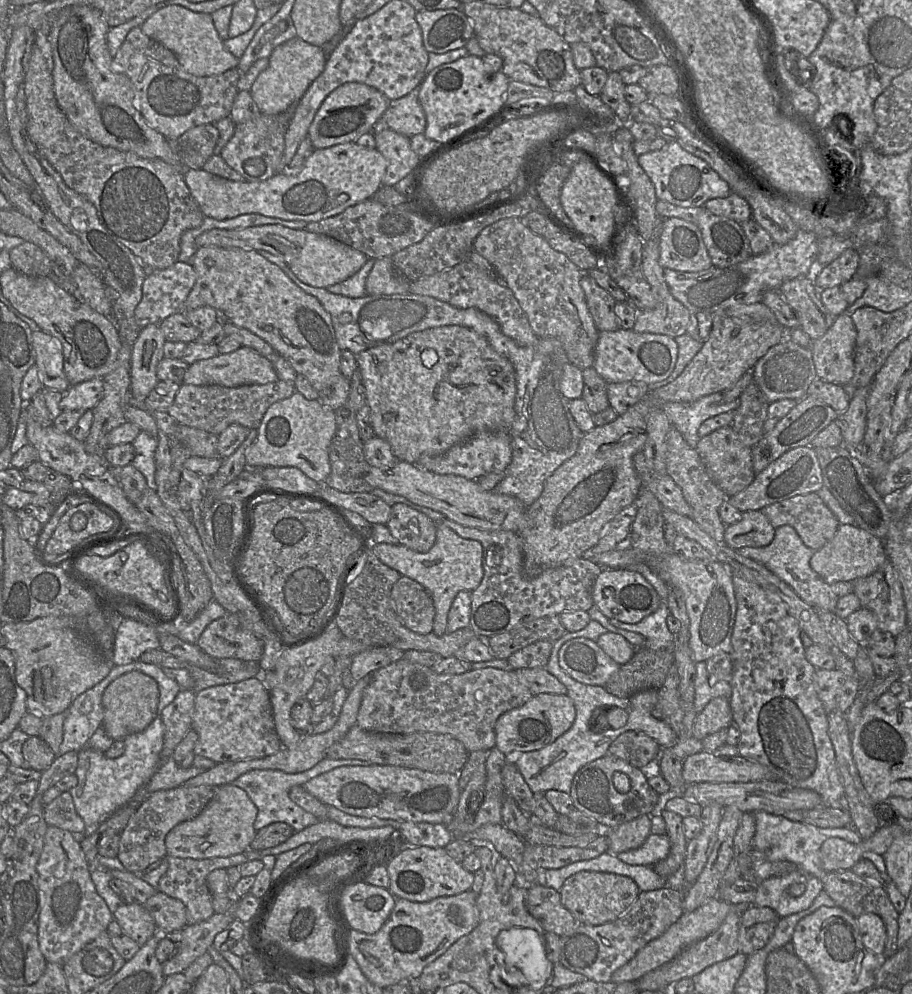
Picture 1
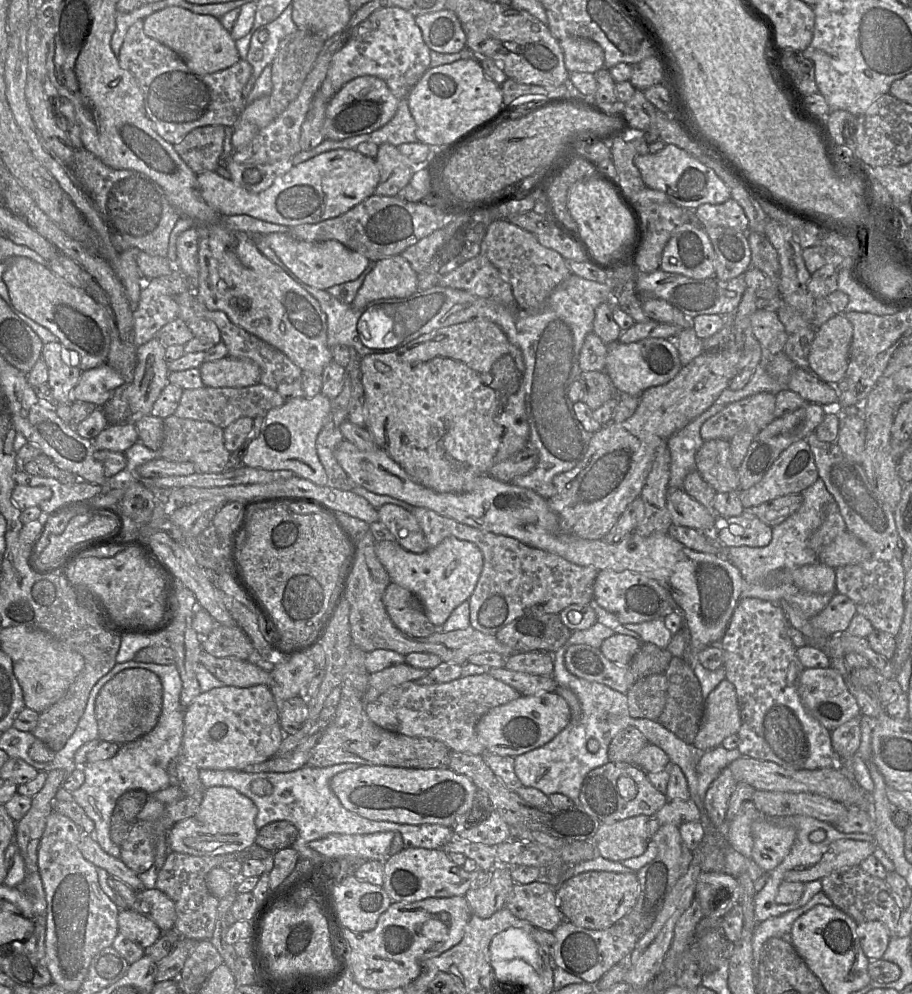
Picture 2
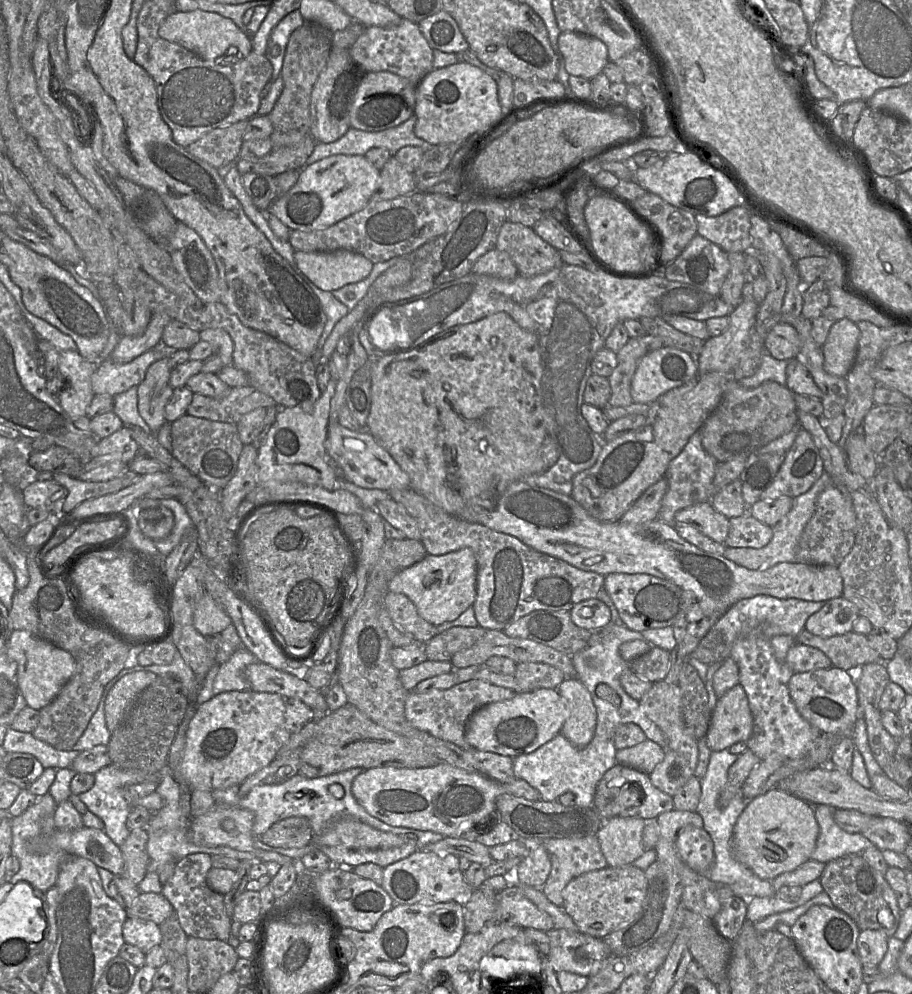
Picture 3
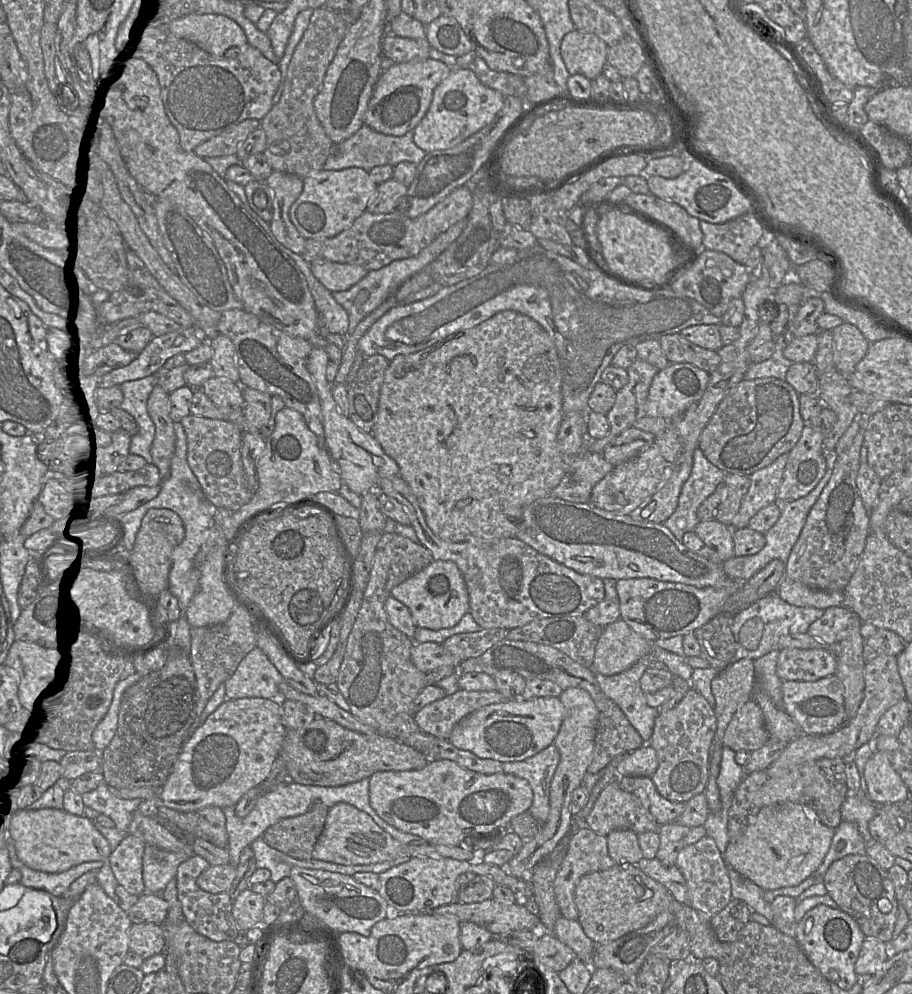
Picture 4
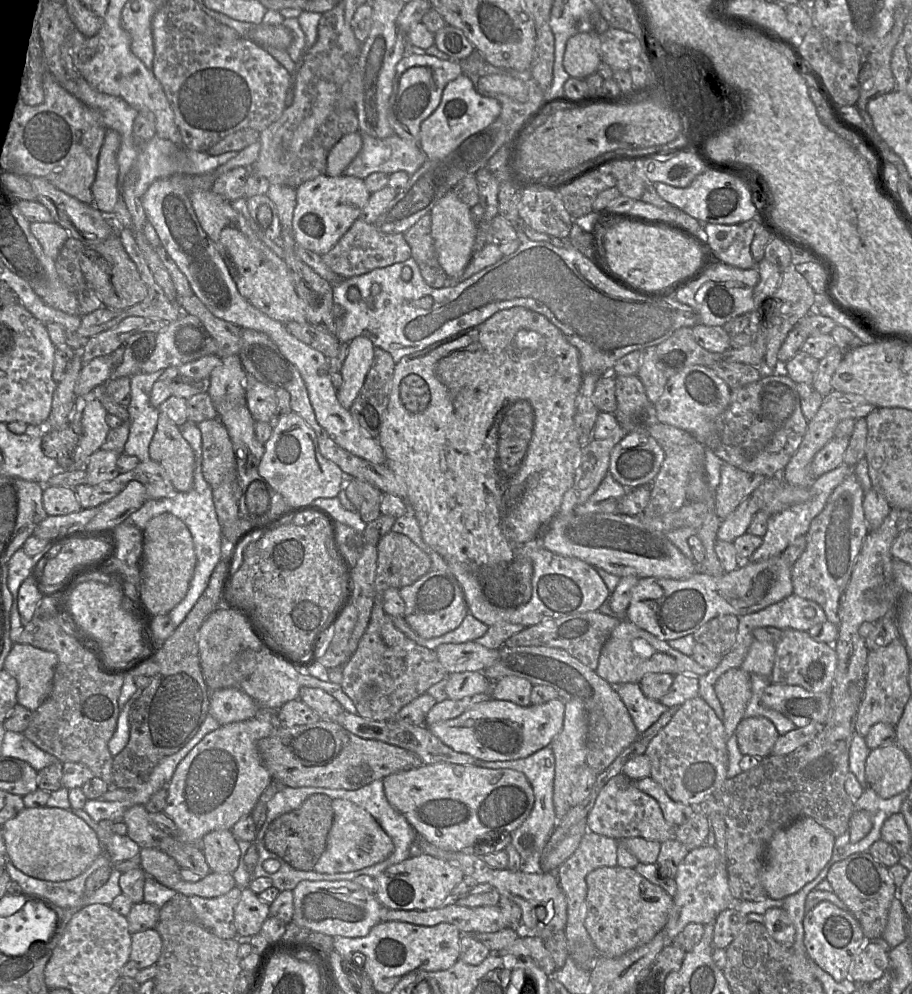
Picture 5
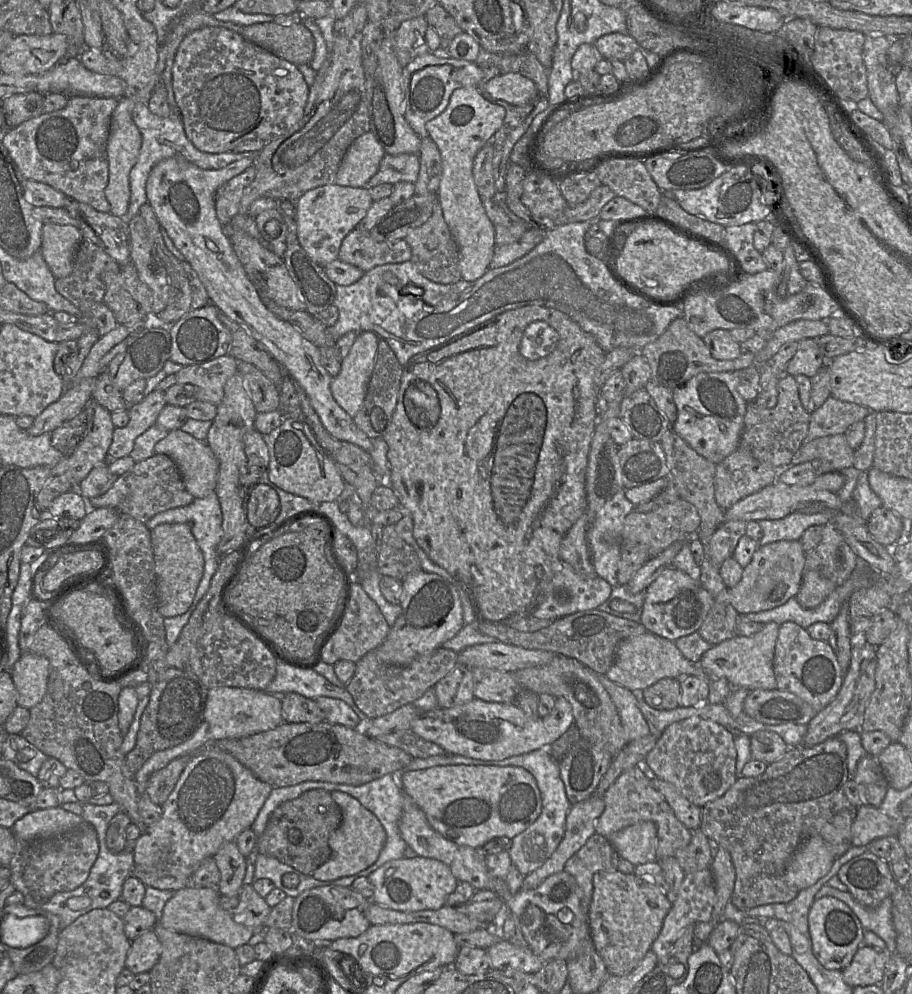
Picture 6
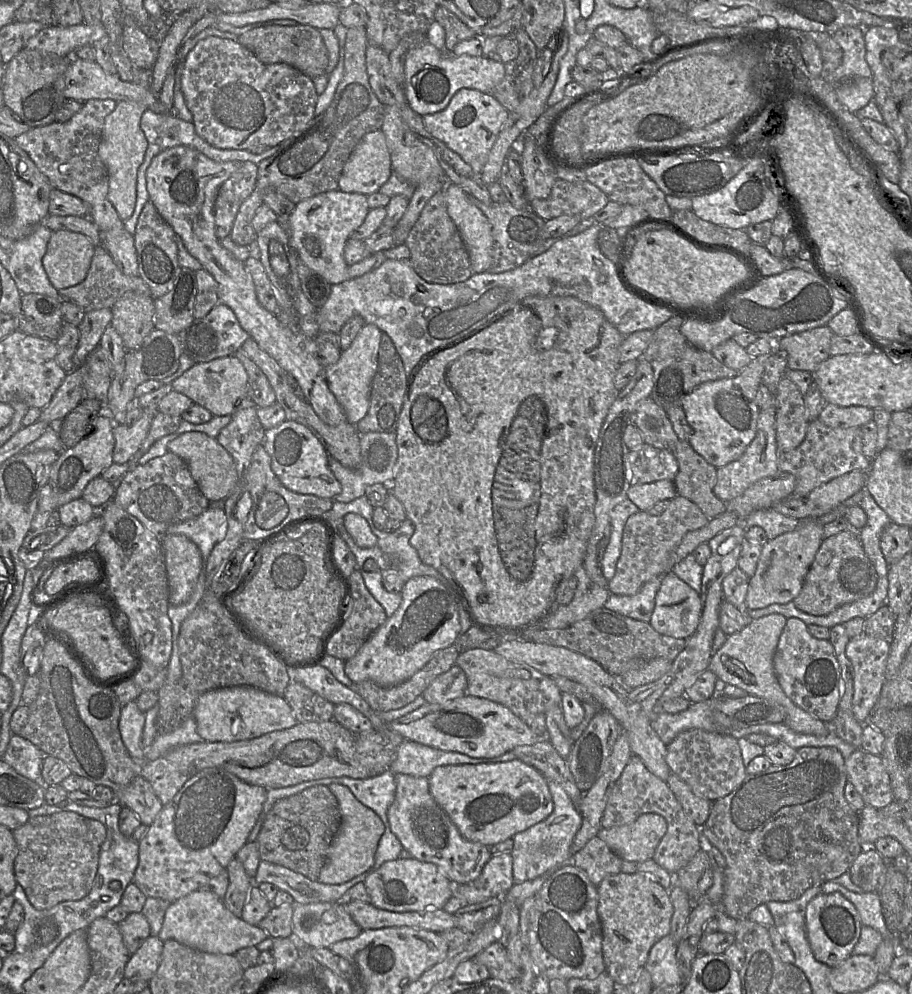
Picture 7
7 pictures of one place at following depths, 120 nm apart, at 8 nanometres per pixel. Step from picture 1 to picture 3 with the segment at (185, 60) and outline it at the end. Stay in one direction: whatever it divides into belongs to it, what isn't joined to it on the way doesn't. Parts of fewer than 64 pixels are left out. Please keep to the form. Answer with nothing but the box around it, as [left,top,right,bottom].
[158,10,252,67]

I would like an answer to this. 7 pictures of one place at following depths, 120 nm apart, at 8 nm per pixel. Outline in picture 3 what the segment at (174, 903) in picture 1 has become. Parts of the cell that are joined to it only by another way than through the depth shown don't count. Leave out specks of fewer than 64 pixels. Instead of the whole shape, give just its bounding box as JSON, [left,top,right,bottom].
[127,892,174,925]

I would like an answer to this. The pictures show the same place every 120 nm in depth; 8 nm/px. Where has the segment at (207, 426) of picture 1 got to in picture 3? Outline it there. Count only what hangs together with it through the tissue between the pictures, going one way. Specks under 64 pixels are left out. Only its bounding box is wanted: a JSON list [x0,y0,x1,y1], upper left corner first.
[187,386,276,424]

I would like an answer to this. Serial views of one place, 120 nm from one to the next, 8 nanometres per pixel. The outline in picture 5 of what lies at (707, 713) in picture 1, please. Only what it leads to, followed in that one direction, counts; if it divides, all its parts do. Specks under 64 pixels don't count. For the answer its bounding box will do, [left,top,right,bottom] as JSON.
[734,716,779,759]

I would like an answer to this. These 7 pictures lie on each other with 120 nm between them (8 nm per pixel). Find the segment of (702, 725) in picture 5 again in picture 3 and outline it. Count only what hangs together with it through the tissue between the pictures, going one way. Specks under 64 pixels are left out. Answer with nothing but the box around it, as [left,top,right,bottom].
[639,680,699,797]

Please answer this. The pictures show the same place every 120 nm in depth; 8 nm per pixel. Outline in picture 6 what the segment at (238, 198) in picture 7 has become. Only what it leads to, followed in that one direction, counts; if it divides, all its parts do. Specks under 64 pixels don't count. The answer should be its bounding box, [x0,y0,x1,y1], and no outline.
[215,165,255,227]

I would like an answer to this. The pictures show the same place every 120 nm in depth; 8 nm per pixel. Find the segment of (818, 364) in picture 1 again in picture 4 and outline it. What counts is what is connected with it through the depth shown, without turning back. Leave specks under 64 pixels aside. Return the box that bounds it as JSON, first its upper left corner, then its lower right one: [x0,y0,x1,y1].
[832,322,869,376]

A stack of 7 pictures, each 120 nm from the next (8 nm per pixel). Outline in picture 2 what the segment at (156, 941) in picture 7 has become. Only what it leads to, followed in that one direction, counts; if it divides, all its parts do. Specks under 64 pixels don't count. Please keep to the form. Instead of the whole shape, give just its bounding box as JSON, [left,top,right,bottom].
[118,909,162,950]

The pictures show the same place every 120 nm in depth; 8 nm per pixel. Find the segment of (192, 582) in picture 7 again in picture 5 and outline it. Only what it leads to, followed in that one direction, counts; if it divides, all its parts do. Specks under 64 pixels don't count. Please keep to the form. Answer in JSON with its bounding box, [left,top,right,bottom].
[140,513,196,616]

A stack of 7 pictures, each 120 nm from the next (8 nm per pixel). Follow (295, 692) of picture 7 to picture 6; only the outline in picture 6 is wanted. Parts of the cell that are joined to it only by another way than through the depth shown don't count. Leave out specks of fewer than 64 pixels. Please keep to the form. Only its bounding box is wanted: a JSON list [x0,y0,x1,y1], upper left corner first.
[281,692,325,723]

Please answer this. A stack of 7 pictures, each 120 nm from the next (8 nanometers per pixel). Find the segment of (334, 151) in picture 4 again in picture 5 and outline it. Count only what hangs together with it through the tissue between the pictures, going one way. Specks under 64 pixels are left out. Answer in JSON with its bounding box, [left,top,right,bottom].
[344,133,427,180]

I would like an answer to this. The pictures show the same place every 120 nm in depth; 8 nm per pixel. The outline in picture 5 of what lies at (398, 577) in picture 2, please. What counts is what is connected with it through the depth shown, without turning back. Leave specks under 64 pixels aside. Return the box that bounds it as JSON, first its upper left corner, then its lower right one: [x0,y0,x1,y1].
[399,570,468,639]

